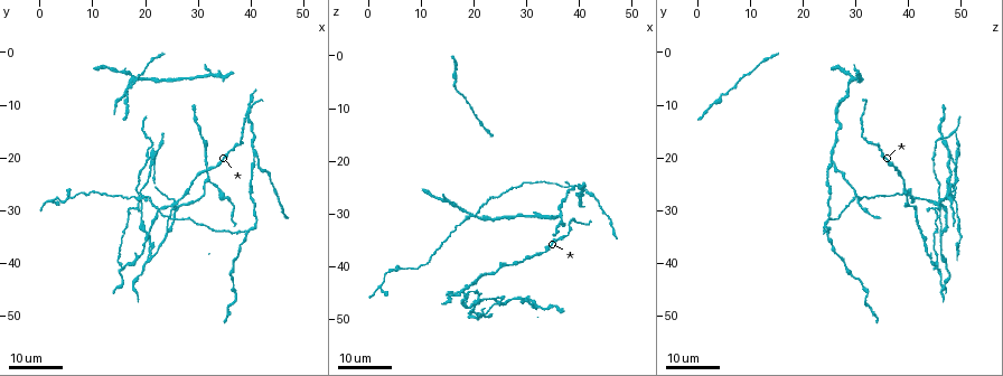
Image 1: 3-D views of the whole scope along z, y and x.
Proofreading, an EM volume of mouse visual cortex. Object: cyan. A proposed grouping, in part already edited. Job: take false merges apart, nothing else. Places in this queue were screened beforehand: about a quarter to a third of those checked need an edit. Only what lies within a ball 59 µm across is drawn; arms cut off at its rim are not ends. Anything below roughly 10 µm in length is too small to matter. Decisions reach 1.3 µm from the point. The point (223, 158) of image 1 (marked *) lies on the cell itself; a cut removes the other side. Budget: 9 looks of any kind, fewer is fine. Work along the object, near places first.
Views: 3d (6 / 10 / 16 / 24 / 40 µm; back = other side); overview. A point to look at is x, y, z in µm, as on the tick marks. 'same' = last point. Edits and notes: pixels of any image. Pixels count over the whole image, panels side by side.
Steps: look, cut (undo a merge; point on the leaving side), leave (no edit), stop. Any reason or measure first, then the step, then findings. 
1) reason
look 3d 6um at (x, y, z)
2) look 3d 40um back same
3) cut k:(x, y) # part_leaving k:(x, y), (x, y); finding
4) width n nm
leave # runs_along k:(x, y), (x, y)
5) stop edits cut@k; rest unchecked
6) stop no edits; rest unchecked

look 3d 16um at (39.0, 35.0, 24.5)

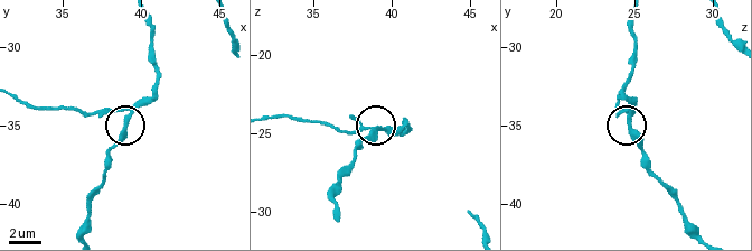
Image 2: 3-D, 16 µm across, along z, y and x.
look 3d 6um at (39.0, 34.6, 24.8)

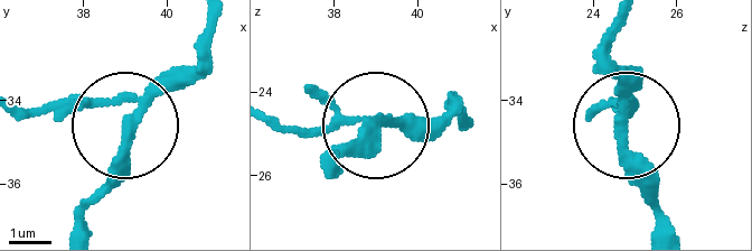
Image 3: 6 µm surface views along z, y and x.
arms 3
cut 3:(81, 110) # part_leaving 3:(139, 96), (25, 108); two cells meet here

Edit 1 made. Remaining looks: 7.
redraw
look overview

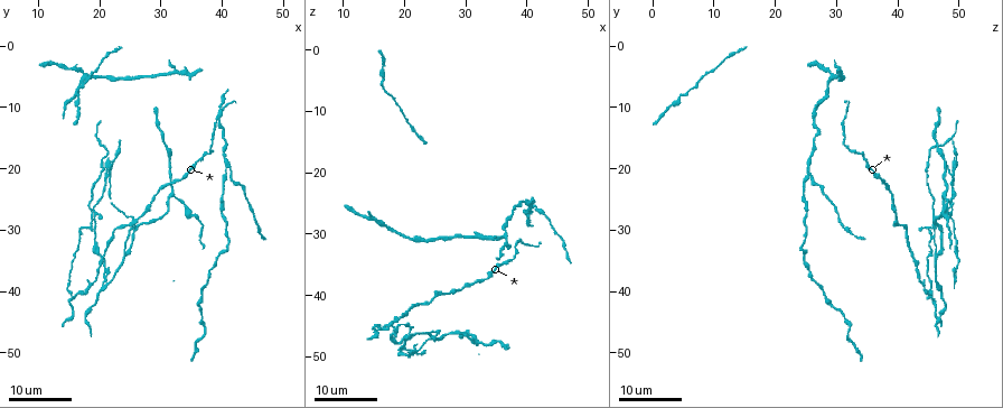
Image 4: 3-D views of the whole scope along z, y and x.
side arm on a straight run
look 3d 24um at (41.0, 20.0, 25.5)

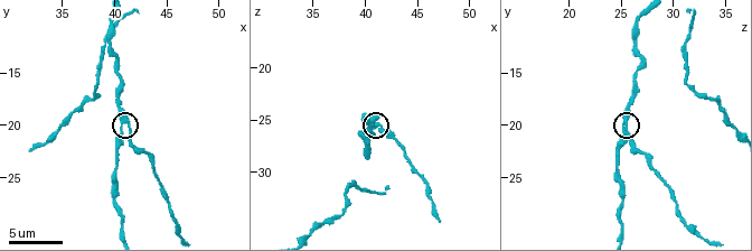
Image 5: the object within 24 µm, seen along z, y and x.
look 3d 10um at (40.8, 19.4, 25.6)

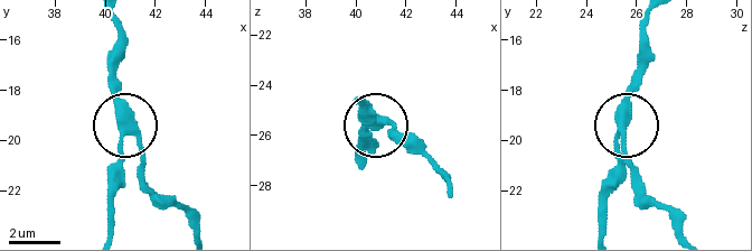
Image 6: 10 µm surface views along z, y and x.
arms 3
leave # one cell here

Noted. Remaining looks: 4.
three arms meet
look 3d 16um at (17.0, 40.0, 45.5)

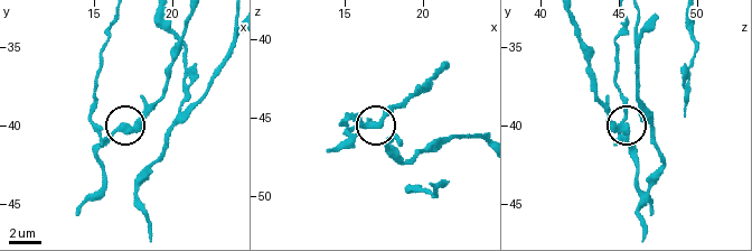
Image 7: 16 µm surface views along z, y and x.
look 3d 6um at (16.6, 40.2, 45.4)

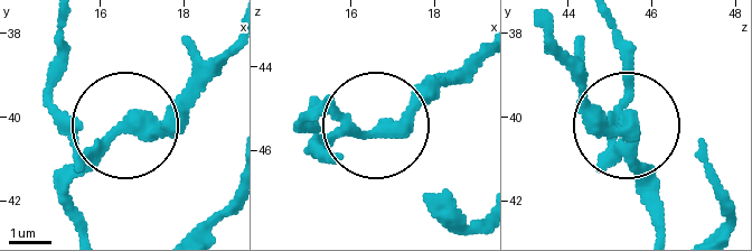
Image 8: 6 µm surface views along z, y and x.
width 280 nm
cut 8:(49, 101) # part_leaving 8:(91, 151), (52, 87), (58, 22); a second cell is stuck on

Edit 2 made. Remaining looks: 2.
stop edits cut@3, cut@8; rest unchecked

